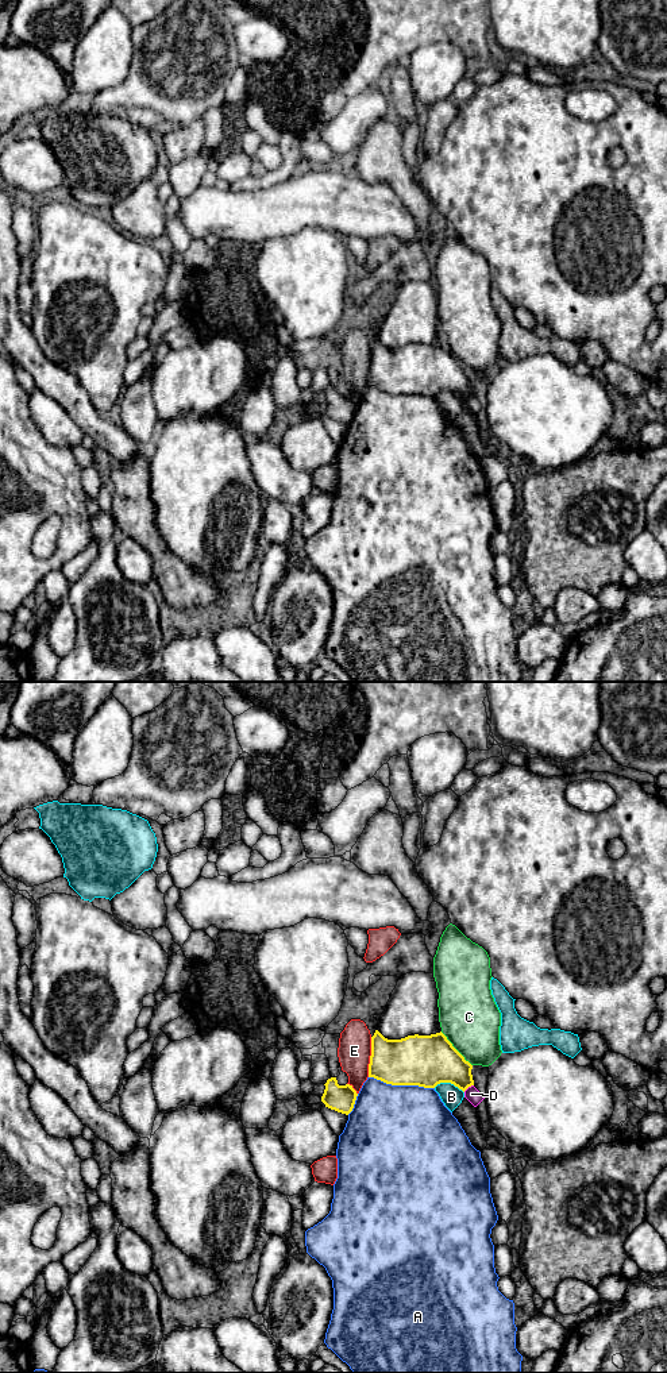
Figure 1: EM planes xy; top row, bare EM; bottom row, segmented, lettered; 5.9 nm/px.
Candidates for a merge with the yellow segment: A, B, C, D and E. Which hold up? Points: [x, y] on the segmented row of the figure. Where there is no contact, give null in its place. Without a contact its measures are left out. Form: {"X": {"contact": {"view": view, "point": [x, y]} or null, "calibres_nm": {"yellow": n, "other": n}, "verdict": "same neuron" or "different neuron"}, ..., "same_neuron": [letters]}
{"A": {"contact": {"view": "xy", "point": [401, 1084]}, "calibres_nm": {"yellow": 300, "other": 500}, "verdict": "different neuron"}, "B": {"contact": {"view": "xy", "point": [448, 1082]}, "calibres_nm": {"yellow": 300, "other": 120}, "verdict": "different neuron"}, "C": {"contact": {"view": "xy", "point": [455, 1049]}, "calibres_nm": {"yellow": 300, "other": 360}, "verdict": "different neuron"}, "D": {"contact": {"view": "xy", "point": [467, 1087]}, "calibres_nm": {"yellow": 280, "other": 90}, "verdict": "different neuron"}, "E": {"contact": {"view": "xy", "point": [370, 1057]}, "calibres_nm": {"yellow": 280, "other": 200}, "verdict": "different neuron"}, "same_neuron": []}

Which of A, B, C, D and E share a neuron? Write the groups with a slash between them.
A / B / C / D / E

